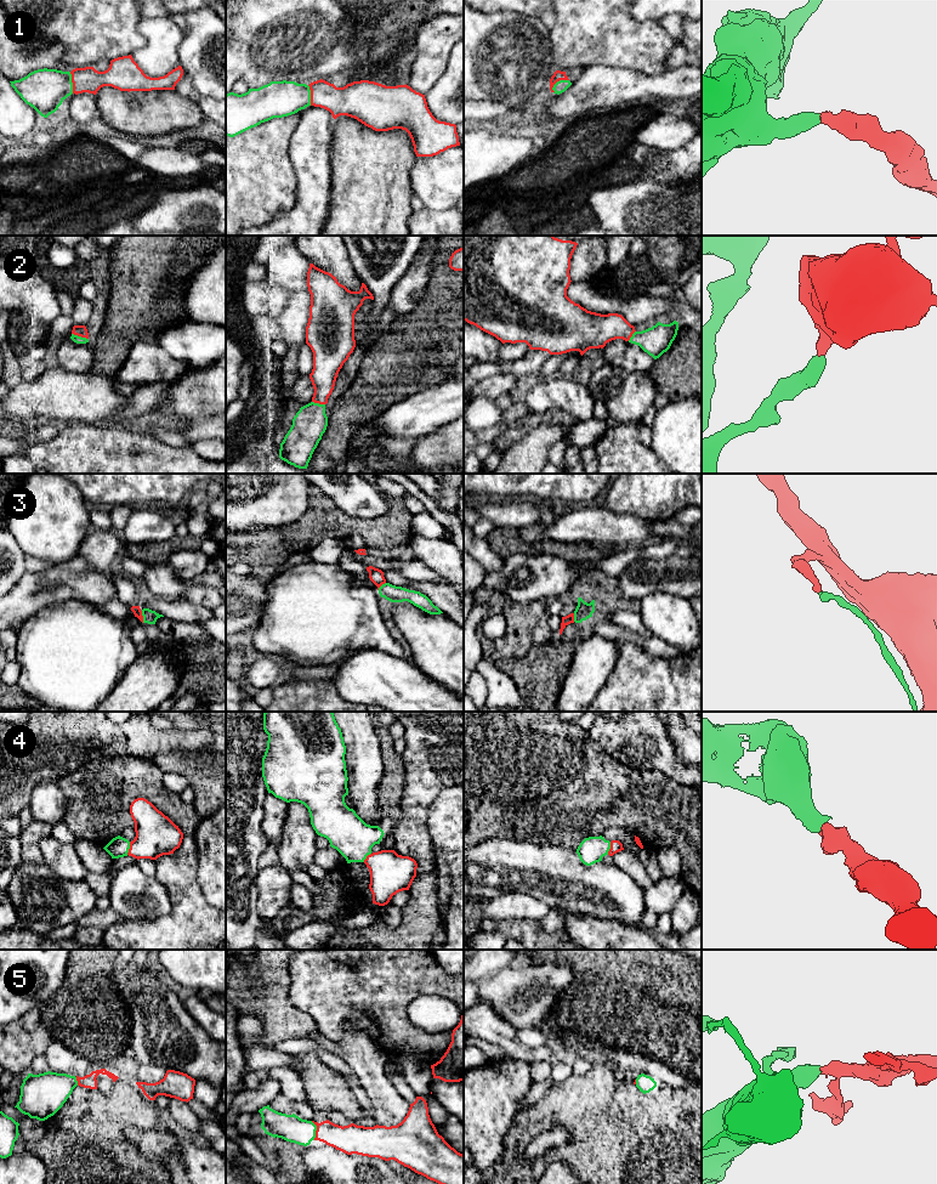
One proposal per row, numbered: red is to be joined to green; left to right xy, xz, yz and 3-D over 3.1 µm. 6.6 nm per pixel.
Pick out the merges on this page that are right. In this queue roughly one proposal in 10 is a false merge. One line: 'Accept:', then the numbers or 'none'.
Accept: 1, 2, 4, 5

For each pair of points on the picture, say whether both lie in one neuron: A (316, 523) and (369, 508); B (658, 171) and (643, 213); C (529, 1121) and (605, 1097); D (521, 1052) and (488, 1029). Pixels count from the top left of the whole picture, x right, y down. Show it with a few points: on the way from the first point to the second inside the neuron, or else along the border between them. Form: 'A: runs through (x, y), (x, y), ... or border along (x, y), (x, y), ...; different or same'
A: border along (325, 496), (346, 514), (363, 519), (375, 519); different
B: border along (641, 176), (662, 182), (685, 180); different
C: runs through (547, 1112), (566, 1102), (586, 1097); same
D: runs through (512, 1044), (497, 1031); same

